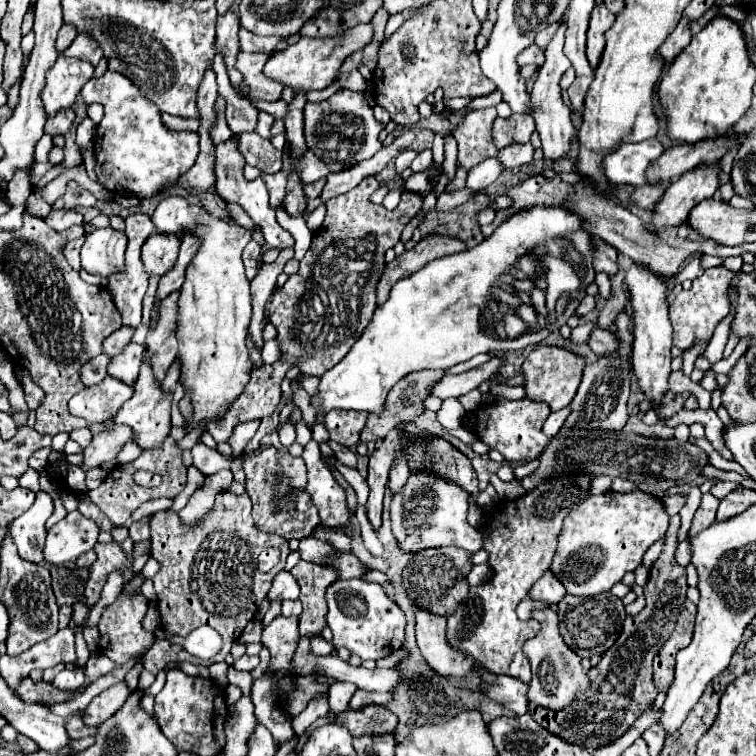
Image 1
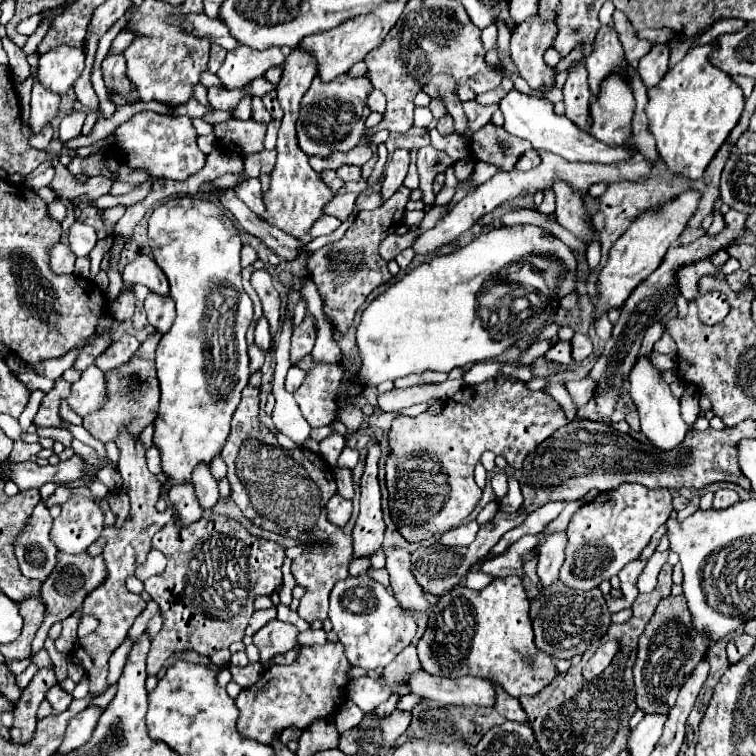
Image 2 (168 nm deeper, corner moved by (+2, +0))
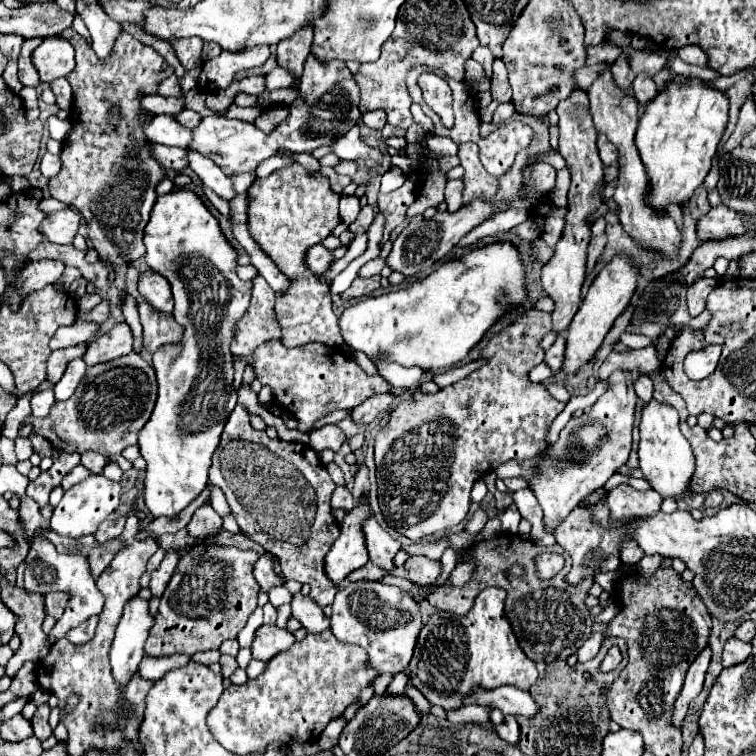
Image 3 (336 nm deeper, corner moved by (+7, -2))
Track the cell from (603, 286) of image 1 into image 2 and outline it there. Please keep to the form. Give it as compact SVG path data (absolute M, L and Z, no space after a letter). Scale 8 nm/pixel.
M599 240L593 241L588 245L586 259L589 269L595 269L598 266L601 259L601 242Z

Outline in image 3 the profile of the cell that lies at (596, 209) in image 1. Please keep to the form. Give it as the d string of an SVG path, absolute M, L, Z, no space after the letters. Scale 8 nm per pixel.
M697 279L689 291L687 291L687 307L689 307L689 315L691 317L697 317L703 309L705 309L705 301L707 301L707 295L717 287L717 281L715 279Z

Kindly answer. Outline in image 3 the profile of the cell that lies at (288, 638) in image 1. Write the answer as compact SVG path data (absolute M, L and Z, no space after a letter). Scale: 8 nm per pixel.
M261 625L255 631L251 653L253 653L253 659L269 661L277 653L285 651L287 647L291 647L293 643L295 643L293 633L289 633L285 629L279 629L277 625Z

